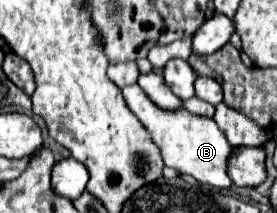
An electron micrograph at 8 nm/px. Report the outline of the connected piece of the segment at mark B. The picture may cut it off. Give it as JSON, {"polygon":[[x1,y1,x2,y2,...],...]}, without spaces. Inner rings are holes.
{"polygon":[[138,84,122,88,122,94,124,94,128,108,136,114,136,118,144,124,144,128,152,134,152,140,162,150,162,158,164,158,166,166,176,168,182,174,190,174,198,182,210,184,220,190,230,188,234,184,226,172,226,164,228,164,228,158,234,148,230,146,230,142,226,140,226,134,218,128,218,124,212,118,190,114,184,108,178,112,160,110,158,106,154,106,150,102,150,98,142,92,142,88]]}

